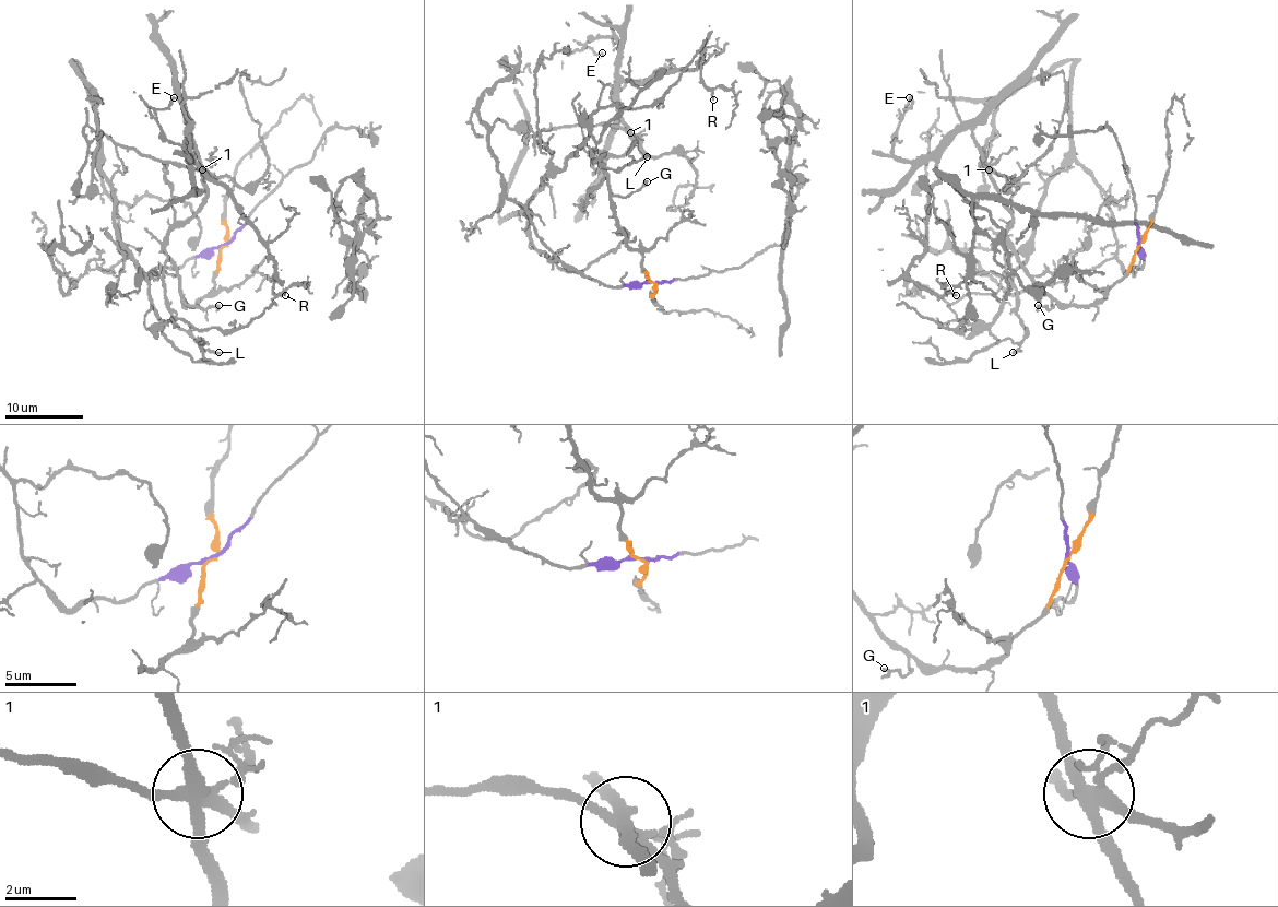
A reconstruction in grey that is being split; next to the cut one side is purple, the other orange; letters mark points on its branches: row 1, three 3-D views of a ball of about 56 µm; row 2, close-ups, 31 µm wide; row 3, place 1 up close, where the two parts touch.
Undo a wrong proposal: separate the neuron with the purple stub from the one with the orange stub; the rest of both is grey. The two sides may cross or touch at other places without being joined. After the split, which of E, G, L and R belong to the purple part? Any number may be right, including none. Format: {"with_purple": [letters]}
{"with_purple": []}

